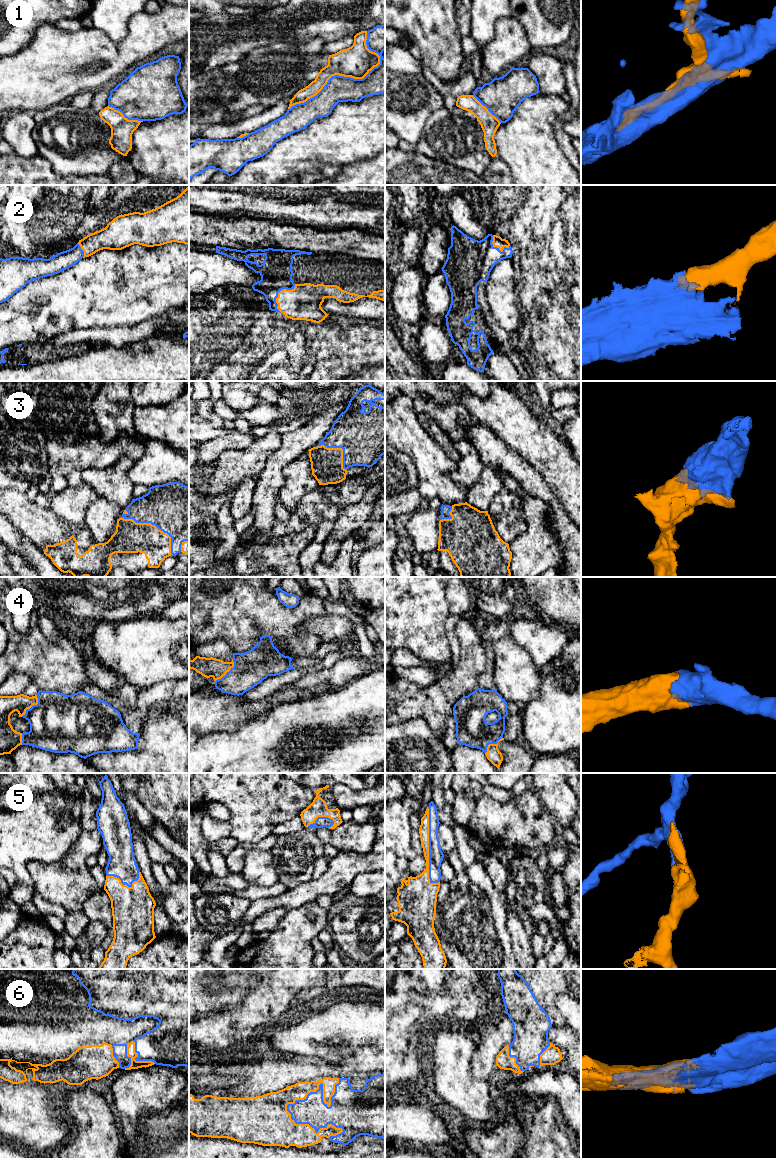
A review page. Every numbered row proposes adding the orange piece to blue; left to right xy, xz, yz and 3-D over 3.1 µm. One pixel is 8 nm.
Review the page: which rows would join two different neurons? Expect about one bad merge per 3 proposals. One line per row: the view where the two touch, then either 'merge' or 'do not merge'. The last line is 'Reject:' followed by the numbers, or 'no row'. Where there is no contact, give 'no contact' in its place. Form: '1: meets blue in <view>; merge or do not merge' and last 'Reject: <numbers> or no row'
1: meets blue in xz; do not merge
2: meets blue in xz; merge
3: meets blue in xy; merge
4: meets blue in xz; merge
5: meets blue in yz; merge
6: meets blue in xz; merge
Reject: 1

